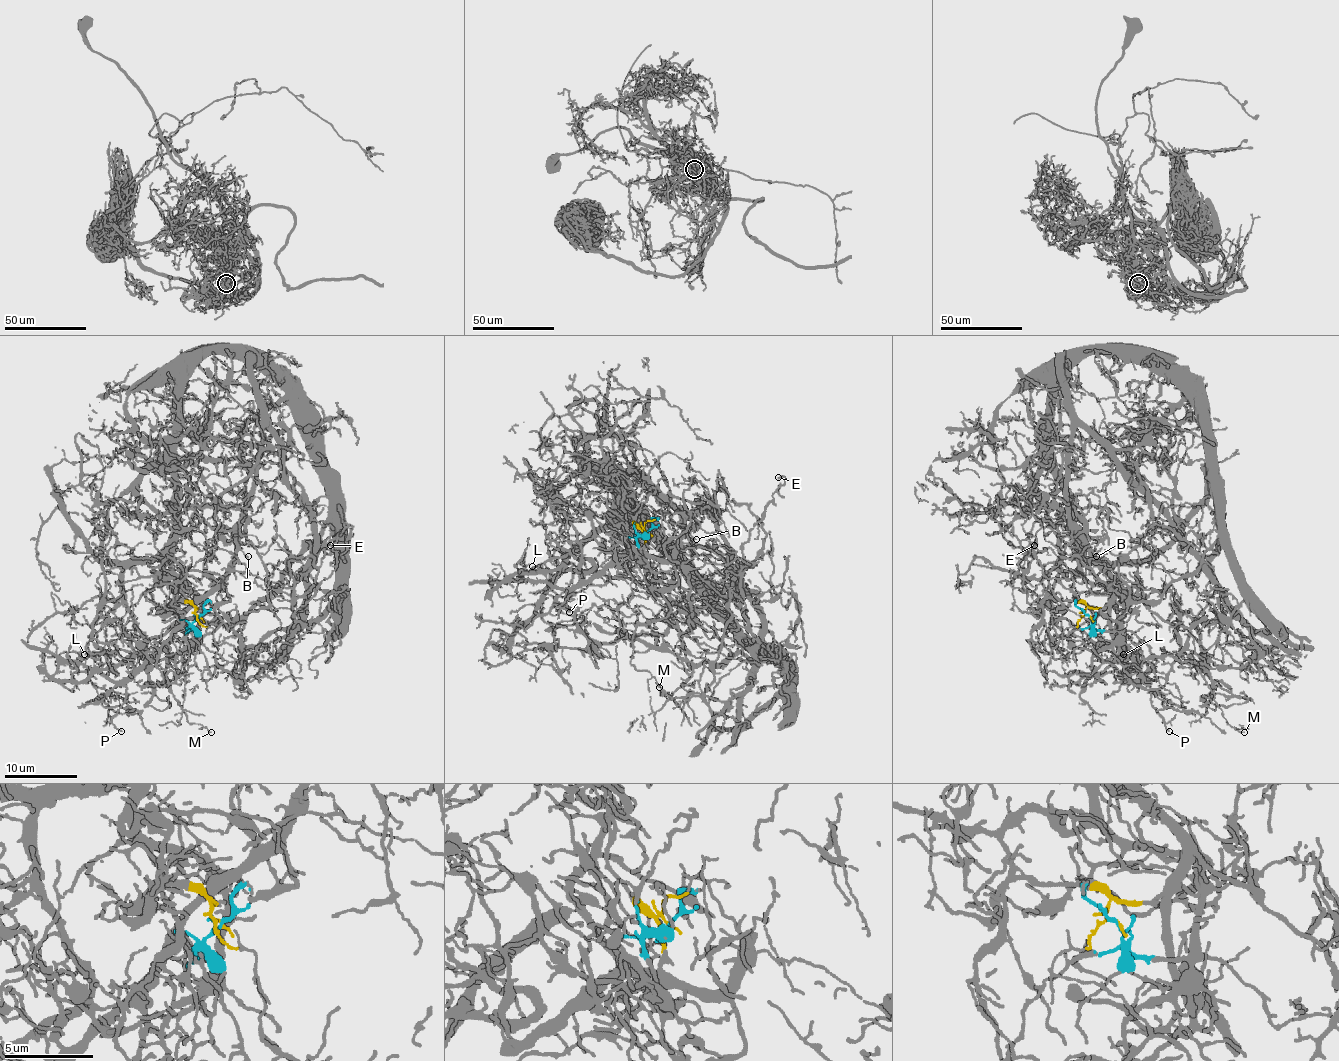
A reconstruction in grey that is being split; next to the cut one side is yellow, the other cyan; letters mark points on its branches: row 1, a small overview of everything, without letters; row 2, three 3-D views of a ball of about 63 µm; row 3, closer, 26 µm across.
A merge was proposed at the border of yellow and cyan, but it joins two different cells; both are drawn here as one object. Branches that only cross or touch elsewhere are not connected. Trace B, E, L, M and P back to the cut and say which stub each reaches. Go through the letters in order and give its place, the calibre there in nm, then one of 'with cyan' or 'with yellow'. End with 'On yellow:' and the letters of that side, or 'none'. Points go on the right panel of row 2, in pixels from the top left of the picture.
B: at (1096, 556); 140 nm thick; with yellow
E: at (1034, 545); 140 nm thick; with cyan
L: at (1123, 654); 180 nm thick; with cyan
M: at (1244, 732); 120 nm thick; with yellow
P: at (1169, 731); 140 nm thick; with yellow
On yellow: B, M, P

